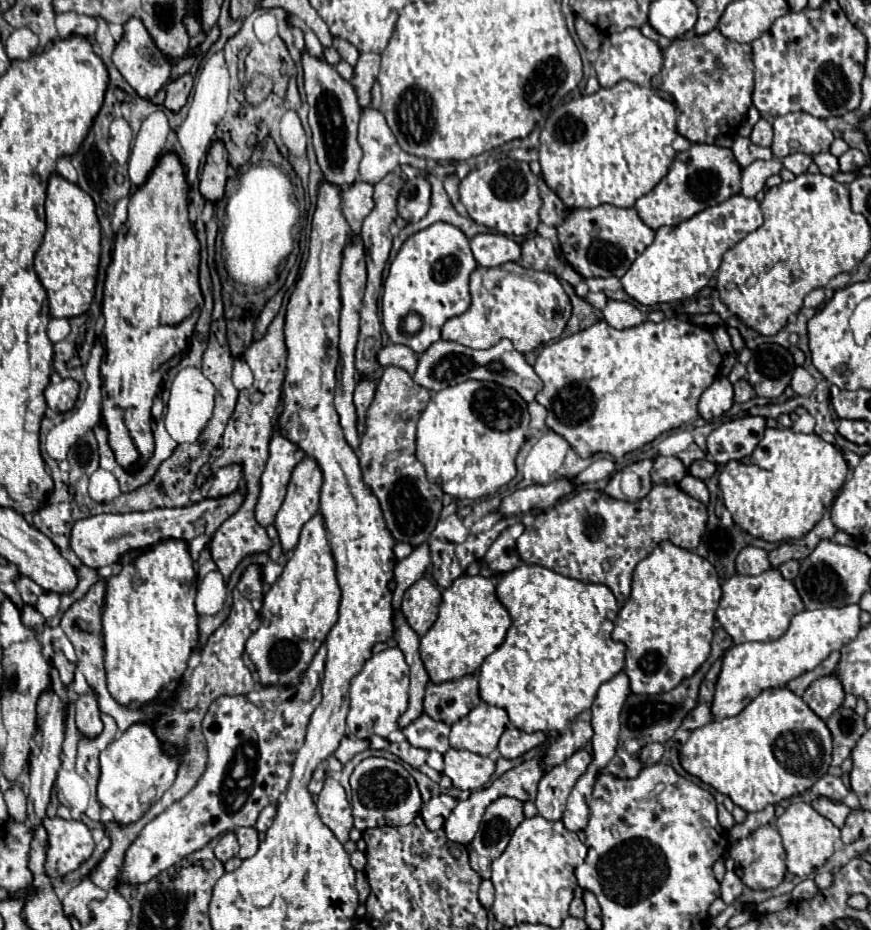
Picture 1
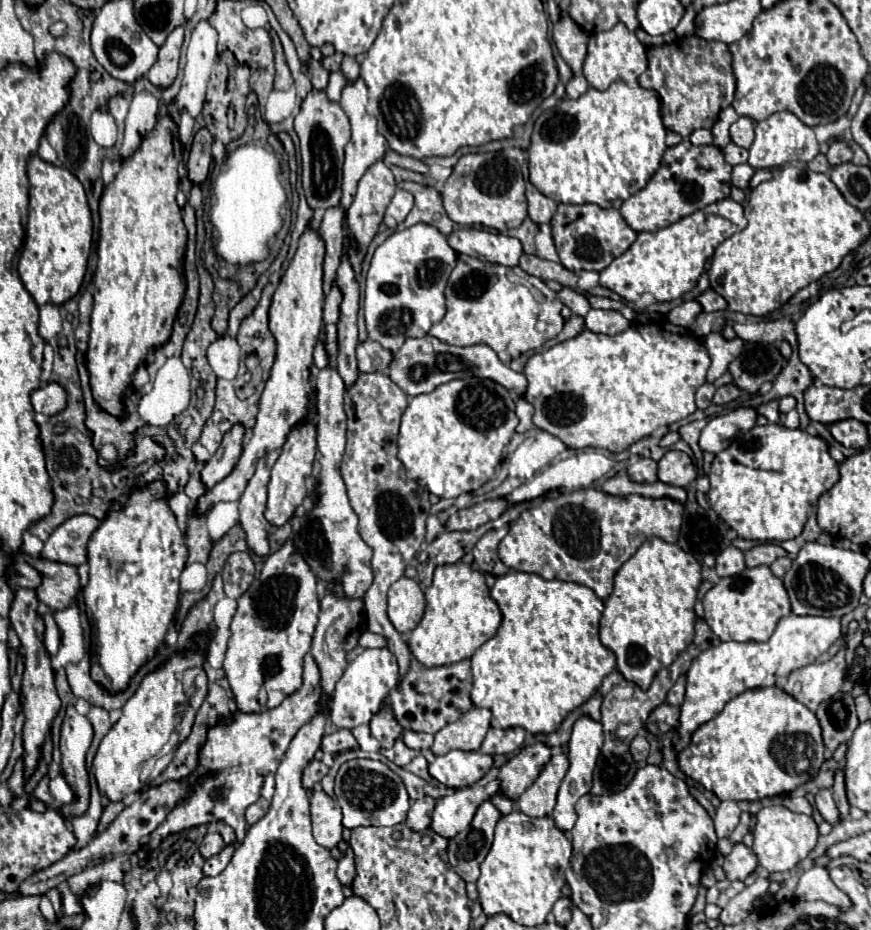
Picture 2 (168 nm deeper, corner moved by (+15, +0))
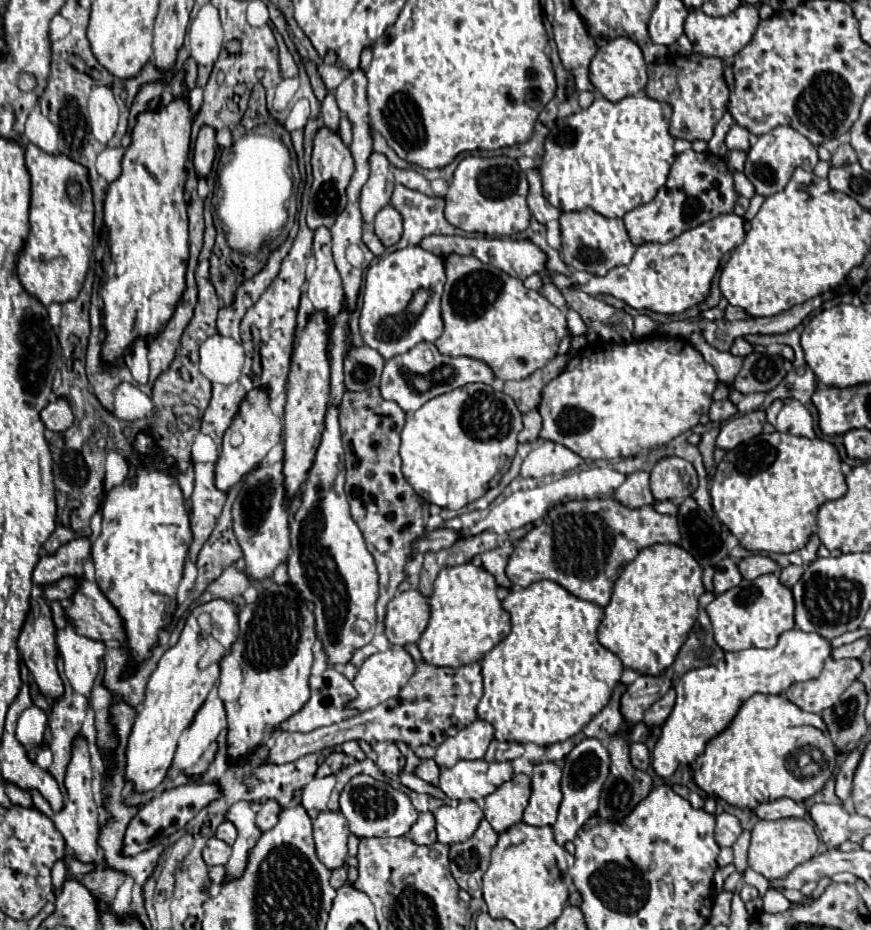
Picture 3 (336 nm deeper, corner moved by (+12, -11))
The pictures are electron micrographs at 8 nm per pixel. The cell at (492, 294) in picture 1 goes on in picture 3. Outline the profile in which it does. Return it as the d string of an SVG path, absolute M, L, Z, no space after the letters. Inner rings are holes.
M447 256L445 268L447 268L445 272L447 282L441 298L441 316L443 316L445 330L435 342L441 354L469 356L469 358L483 360L485 364L491 366L495 376L501 380L527 378L531 372L545 366L557 354L559 342L567 334L567 320L565 320L565 312L555 308L547 298L543 298L535 290L525 288L523 280L507 276L503 270L491 264L483 264L475 256Z

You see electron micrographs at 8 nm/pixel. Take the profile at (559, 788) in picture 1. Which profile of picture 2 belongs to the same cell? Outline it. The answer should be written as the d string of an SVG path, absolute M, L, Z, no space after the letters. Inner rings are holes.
M564 753L552 755L552 759L544 765L538 779L528 787L522 797L516 801L518 809L528 817L550 817L556 805L558 787L568 771L568 757Z

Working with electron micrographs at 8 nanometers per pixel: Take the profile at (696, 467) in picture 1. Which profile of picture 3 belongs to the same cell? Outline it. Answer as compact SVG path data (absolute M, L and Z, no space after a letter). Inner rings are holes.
M671 456L651 470L651 492L655 500L683 500L697 488L697 472L691 462Z

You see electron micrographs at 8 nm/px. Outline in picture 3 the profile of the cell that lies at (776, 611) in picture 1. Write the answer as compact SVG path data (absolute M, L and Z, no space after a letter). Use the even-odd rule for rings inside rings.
M765 574L751 582L743 580L739 586L717 594L707 606L707 614L713 624L715 642L725 652L735 652L745 648L773 648L779 636L795 626L793 608L791 590L783 586L775 574Z

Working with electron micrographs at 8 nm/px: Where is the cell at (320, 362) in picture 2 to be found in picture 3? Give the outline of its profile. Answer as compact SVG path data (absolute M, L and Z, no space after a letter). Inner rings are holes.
M321 226L315 230L315 242L313 242L313 254L317 260L317 268L313 276L309 278L307 296L313 302L315 310L325 314L327 320L327 334L331 336L335 318L339 316L343 308L343 288L341 278L333 262L333 236L327 226Z

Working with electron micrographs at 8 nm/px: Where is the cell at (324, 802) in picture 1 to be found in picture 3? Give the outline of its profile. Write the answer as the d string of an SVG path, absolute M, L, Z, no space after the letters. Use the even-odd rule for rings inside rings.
M319 812L319 816L313 820L313 838L317 846L317 856L329 870L345 864L349 828L341 812Z

